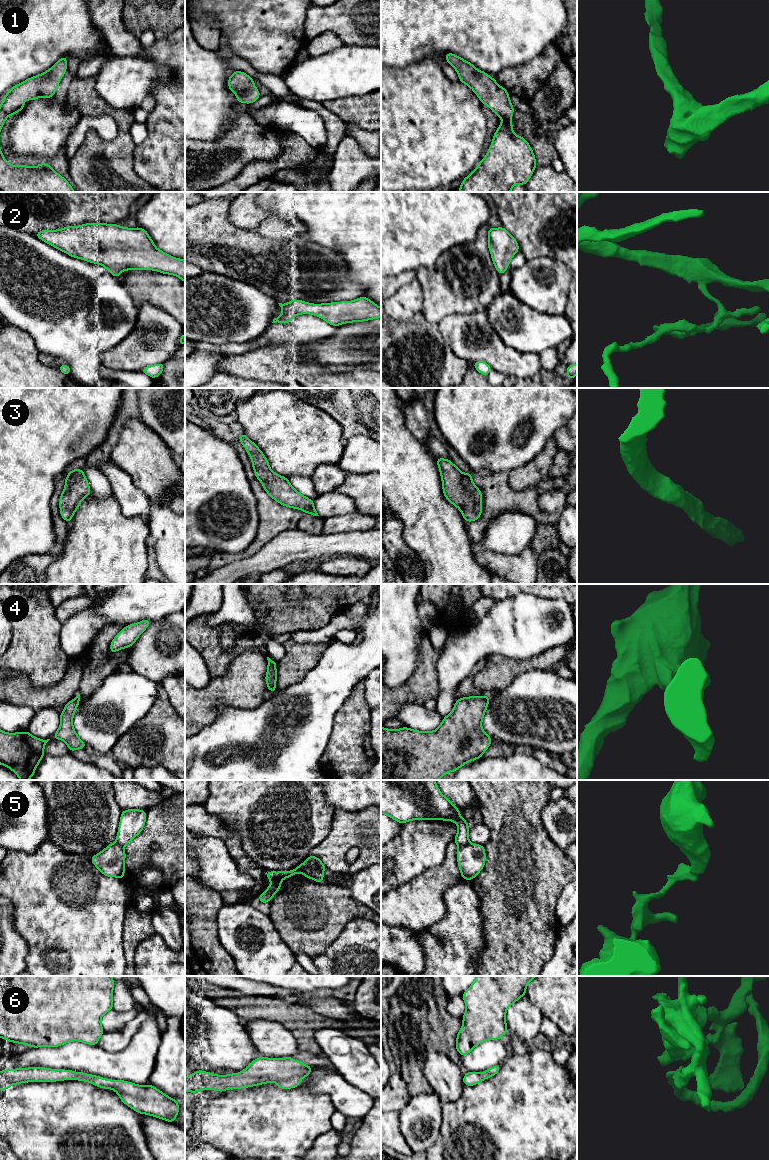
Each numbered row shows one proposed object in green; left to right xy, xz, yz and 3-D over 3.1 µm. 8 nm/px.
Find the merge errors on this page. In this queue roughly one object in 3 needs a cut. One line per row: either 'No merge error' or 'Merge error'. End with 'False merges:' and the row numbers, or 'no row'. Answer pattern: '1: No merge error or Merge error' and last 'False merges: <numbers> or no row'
1: No merge error
2: No merge error
3: No merge error
4: Merge error
5: Merge error
6: No merge error
False merges: 4, 5

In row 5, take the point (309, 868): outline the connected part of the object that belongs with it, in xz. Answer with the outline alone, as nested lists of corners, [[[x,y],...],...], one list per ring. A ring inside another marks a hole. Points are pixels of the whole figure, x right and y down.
[[[310,855],[302,864],[291,871],[274,872],[269,871],[266,877],[272,882],[264,893],[260,894],[259,902],[267,903],[271,901],[272,897],[280,890],[281,882],[284,878],[290,878],[297,873],[302,873],[306,878],[315,880],[317,883],[323,882],[324,872],[317,865],[315,856]]]

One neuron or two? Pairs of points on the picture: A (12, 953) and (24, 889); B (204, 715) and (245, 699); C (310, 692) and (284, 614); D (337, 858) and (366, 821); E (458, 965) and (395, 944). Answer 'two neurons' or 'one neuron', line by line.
A: two neurons
B: one neuron
C: two neurons
D: one neuron
E: two neurons

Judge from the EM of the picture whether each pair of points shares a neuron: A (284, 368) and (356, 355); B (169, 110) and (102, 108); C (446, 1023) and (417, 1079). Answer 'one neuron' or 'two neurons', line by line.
A: two neurons
B: two neurons
C: one neuron

